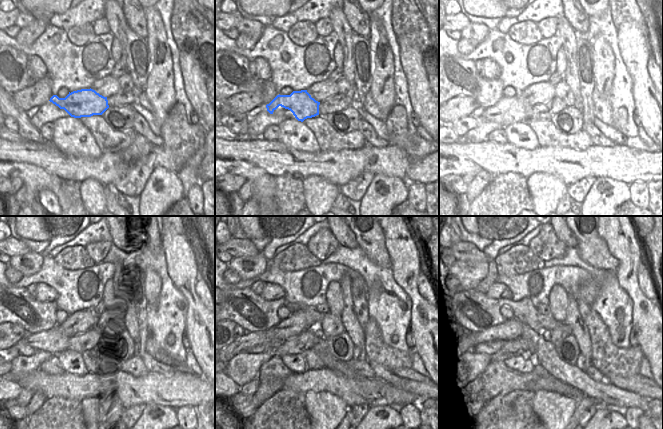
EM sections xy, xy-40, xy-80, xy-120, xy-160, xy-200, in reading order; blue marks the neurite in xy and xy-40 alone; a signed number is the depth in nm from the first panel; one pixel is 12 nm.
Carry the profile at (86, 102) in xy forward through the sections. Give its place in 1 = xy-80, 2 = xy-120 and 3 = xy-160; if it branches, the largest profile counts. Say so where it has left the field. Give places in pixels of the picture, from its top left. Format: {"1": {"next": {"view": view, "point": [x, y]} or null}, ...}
{"1": {"next": {"view": "xy-80", "point": [517, 103]}}, "2": {"next": {"view": "xy-120", "point": [28, 339]}}, "3": {"next": {"view": "xy-160", "point": [247, 340]}}}

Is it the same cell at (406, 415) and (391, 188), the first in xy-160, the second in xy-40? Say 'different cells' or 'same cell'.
different cells

